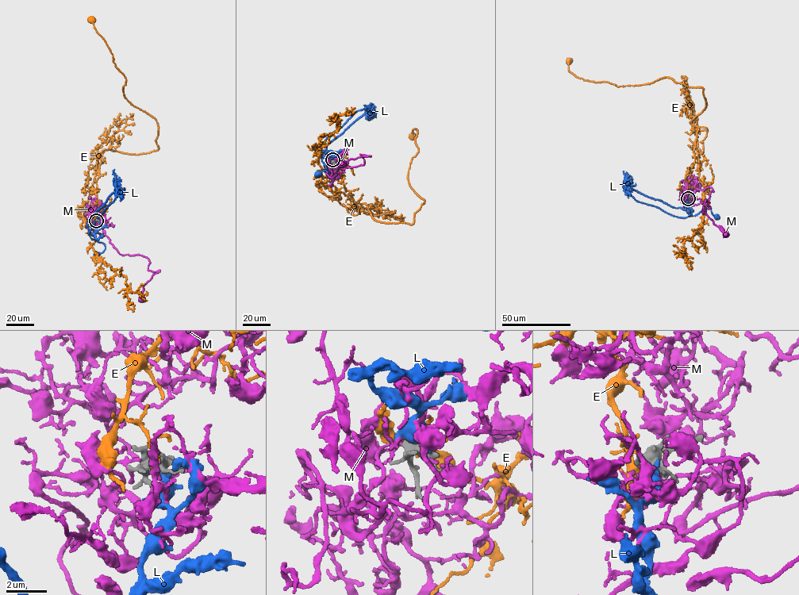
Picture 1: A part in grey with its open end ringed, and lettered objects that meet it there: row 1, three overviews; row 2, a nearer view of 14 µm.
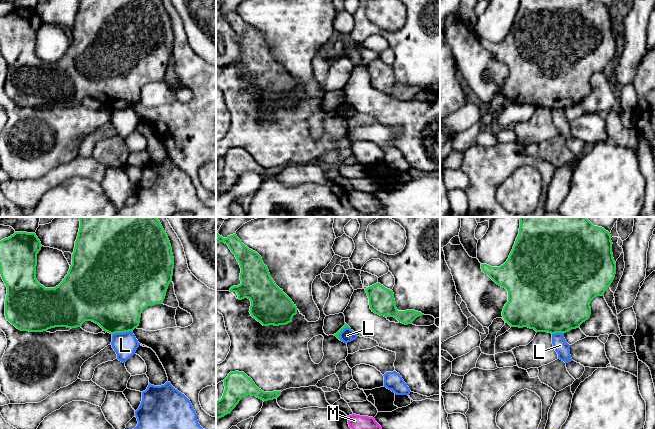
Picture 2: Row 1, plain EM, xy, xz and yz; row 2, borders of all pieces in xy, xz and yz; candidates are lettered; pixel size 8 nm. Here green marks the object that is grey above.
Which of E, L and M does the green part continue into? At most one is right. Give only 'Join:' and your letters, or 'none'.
Join: none

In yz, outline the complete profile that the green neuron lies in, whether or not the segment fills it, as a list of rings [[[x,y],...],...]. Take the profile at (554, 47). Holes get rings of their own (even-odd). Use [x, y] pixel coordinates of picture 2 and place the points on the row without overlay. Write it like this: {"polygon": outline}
{"polygon": [[[520,0],[519,10],[507,37],[500,43],[491,43],[481,40],[482,47],[487,50],[497,61],[508,67],[508,78],[505,80],[502,92],[511,103],[528,103],[536,108],[566,109],[589,95],[591,91],[591,77],[597,72],[603,72],[613,58],[616,50],[616,39],[612,29],[611,11],[602,3],[593,0]]]}

